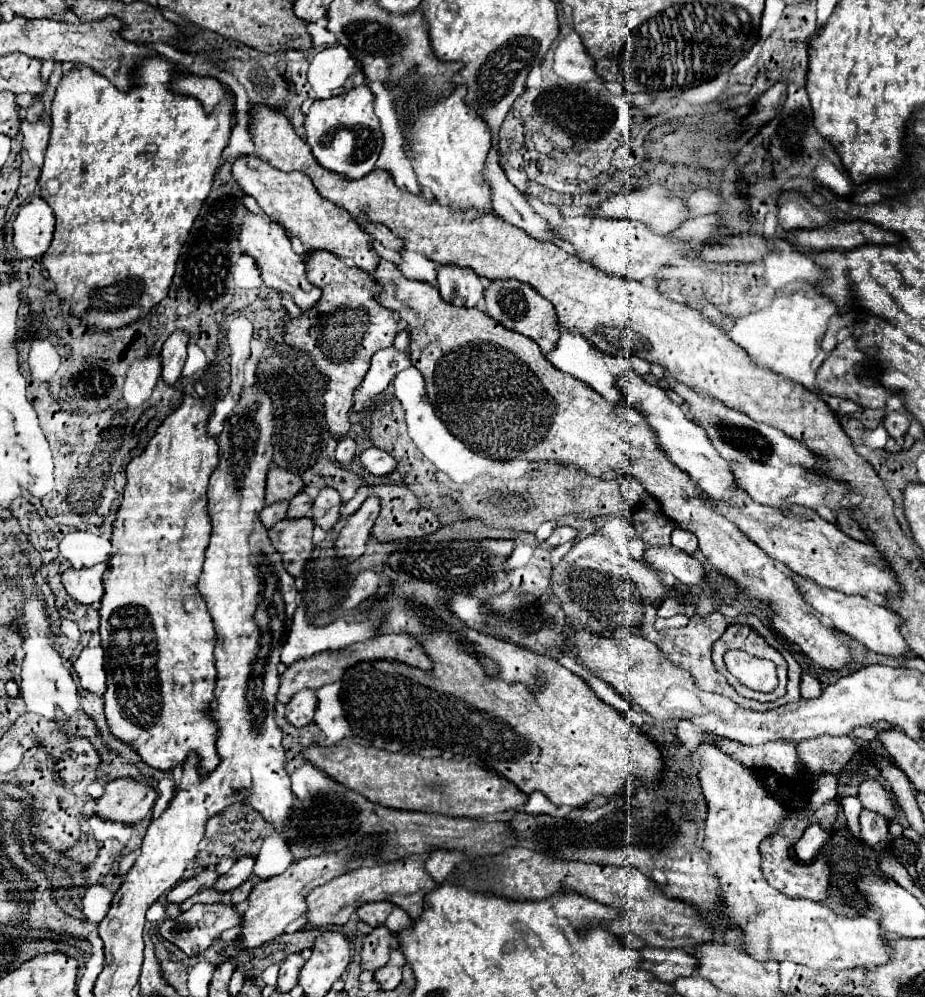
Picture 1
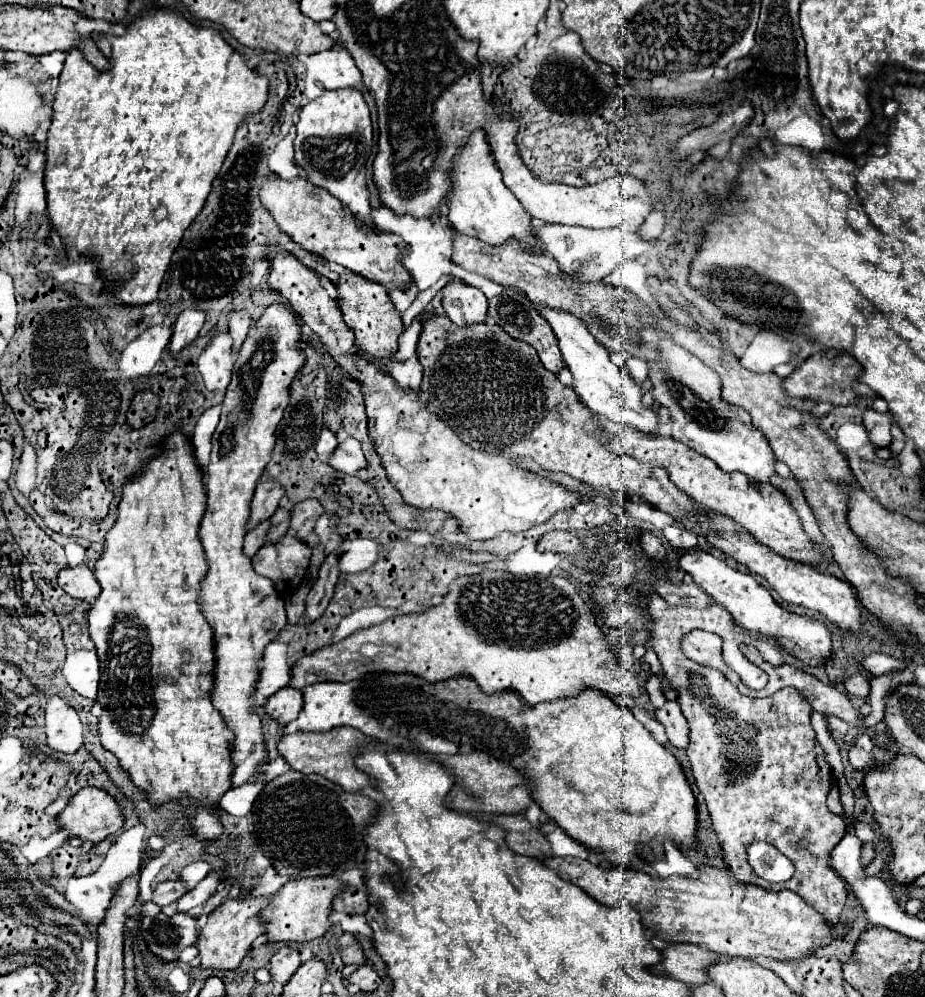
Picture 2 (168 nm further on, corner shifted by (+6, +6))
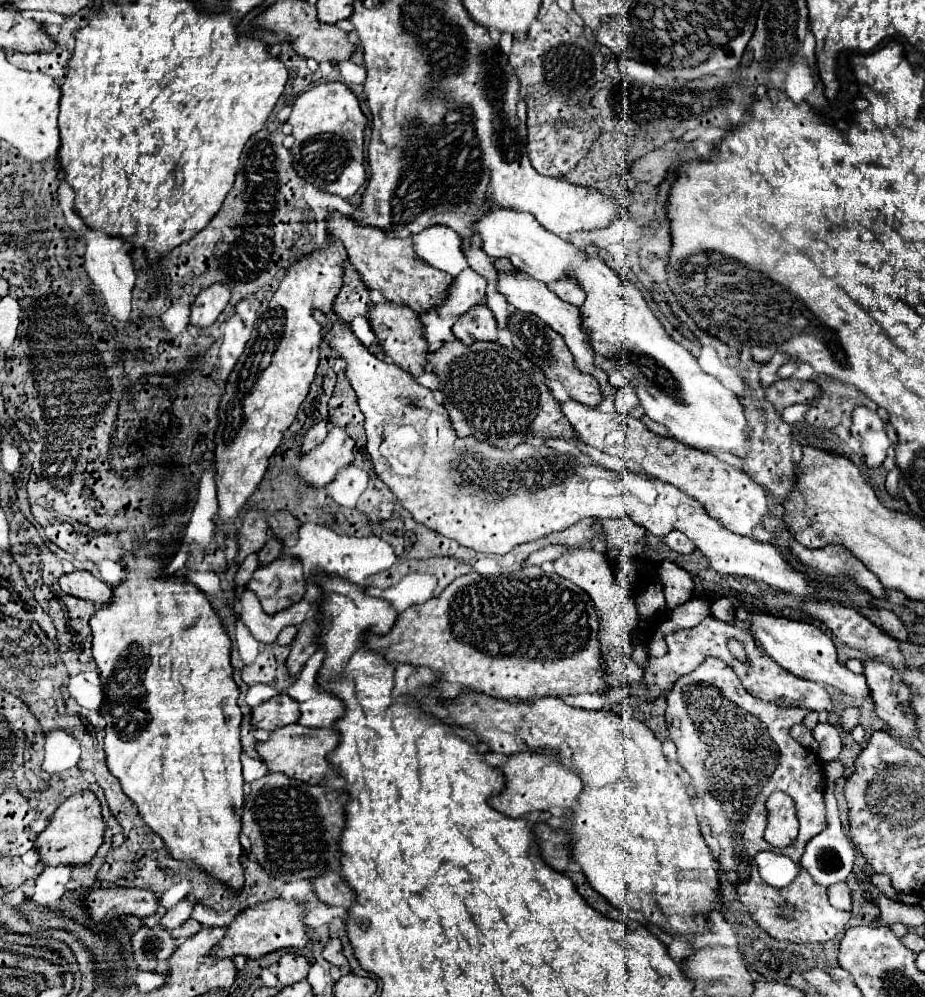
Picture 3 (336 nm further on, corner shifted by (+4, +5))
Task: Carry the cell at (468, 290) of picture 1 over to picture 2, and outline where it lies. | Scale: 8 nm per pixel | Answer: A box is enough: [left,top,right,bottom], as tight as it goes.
[441,281,487,327]

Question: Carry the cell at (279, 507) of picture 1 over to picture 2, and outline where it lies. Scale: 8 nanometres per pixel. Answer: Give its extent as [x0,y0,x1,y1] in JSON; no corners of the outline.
[243,521,269,557]

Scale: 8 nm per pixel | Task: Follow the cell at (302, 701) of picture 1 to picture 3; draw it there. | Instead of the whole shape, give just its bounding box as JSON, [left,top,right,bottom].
[251,694,299,730]

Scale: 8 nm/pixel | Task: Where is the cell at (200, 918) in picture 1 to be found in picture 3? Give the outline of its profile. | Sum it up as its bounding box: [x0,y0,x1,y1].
[131,926,177,972]

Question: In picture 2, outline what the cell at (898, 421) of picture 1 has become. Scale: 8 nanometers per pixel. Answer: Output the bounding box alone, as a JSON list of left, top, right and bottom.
[863,409,891,447]

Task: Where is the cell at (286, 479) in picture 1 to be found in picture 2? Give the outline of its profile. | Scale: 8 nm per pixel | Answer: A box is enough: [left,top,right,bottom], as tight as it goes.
[247,479,283,531]

